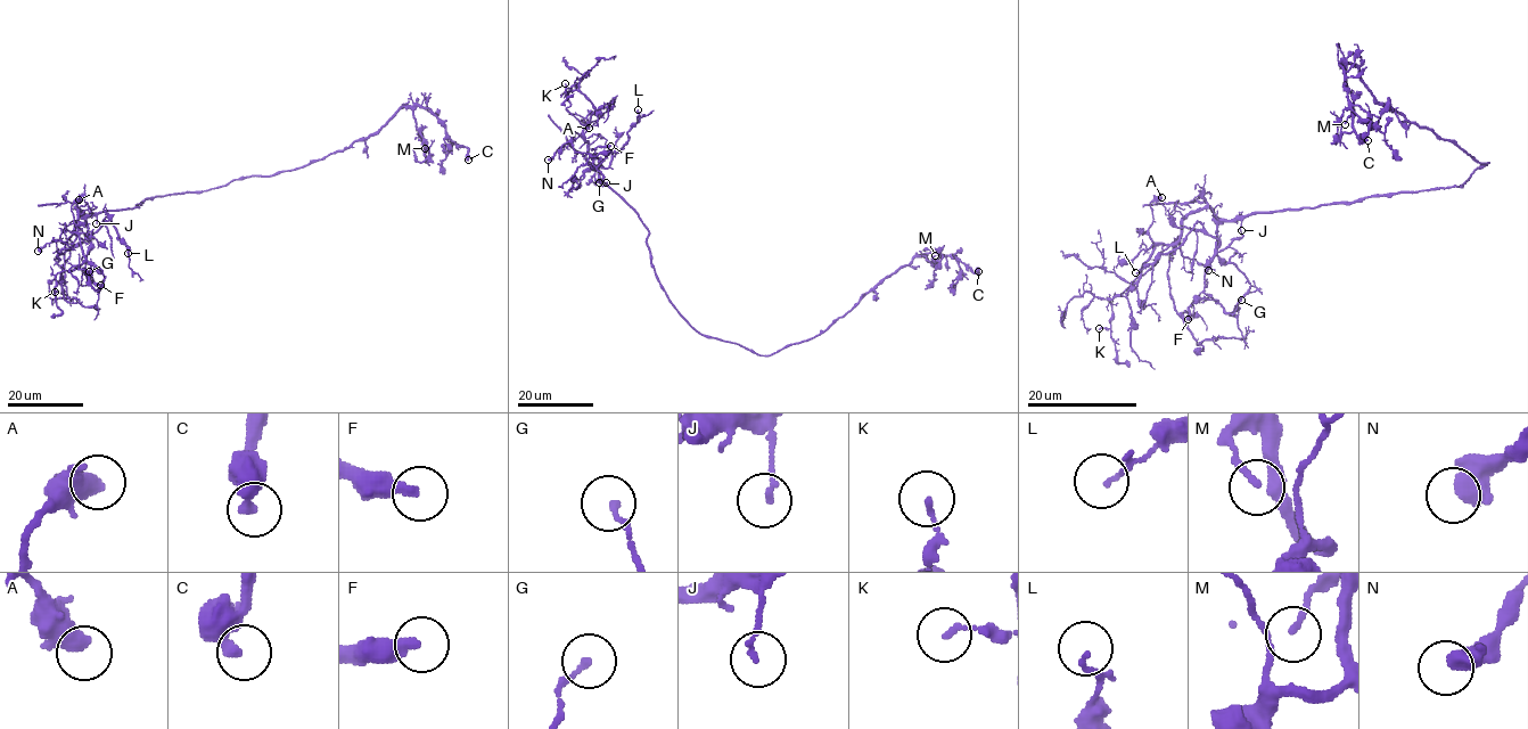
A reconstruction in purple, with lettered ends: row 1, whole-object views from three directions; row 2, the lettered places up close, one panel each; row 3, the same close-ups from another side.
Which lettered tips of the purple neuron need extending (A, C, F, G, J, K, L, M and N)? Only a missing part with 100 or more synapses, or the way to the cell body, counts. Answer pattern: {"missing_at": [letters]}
{"missing_at": []}

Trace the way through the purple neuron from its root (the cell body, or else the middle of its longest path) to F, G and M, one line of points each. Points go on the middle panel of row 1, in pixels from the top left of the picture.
F: (691, 326), (658, 280), (646, 240), (648, 229), (599, 177), (594, 149), (610, 146)
G: (691, 326), (658, 280), (648, 229), (599, 177), (596, 157), (599, 182)
M: (691, 326), (705, 335), (770, 355), (823, 333), (885, 278), (914, 257), (925, 256), (933, 261), (935, 255)

